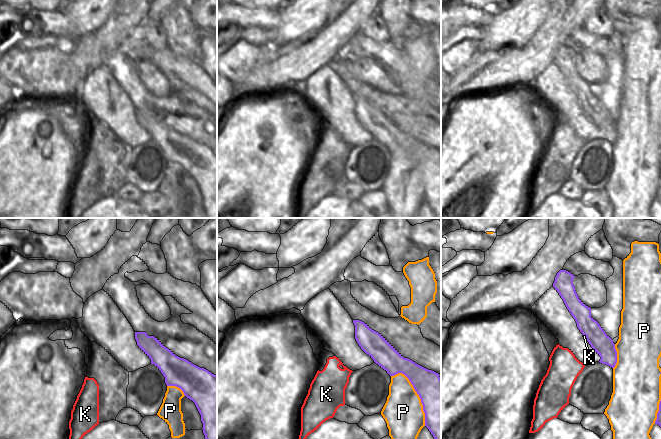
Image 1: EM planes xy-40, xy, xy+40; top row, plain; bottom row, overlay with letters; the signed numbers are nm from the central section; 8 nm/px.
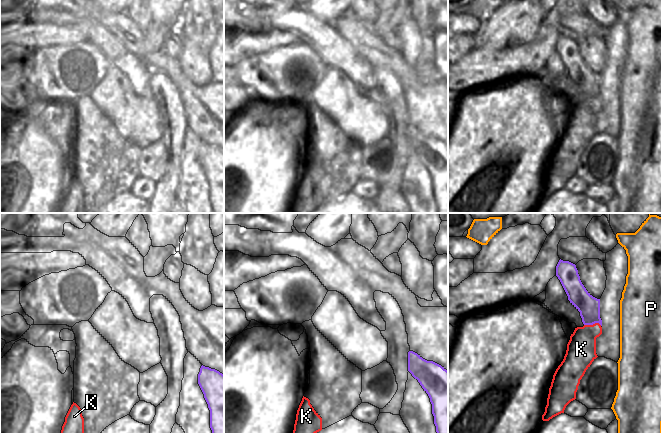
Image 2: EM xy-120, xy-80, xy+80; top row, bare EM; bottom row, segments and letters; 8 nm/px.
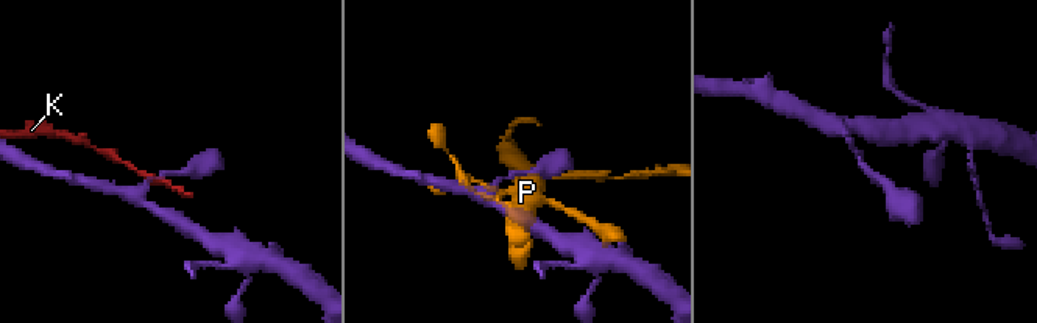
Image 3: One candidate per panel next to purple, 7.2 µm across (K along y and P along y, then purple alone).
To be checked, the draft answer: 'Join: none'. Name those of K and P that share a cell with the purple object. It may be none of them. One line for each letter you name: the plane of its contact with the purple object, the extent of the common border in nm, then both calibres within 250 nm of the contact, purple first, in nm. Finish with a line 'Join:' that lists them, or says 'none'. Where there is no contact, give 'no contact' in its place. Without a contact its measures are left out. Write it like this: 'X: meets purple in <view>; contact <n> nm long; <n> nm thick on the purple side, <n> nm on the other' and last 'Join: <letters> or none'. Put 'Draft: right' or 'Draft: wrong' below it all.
Join: none
Draft: right

